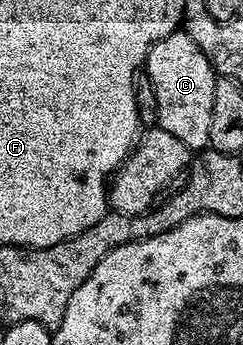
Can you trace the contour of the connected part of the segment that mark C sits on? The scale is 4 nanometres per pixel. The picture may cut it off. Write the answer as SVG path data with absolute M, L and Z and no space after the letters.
M186 30L174 31L150 46L150 52L146 54L144 75L150 78L150 87L154 90L157 126L172 133L172 137L184 141L191 152L207 150L212 133L212 89L216 72L208 57L204 57L200 45L188 37Z

